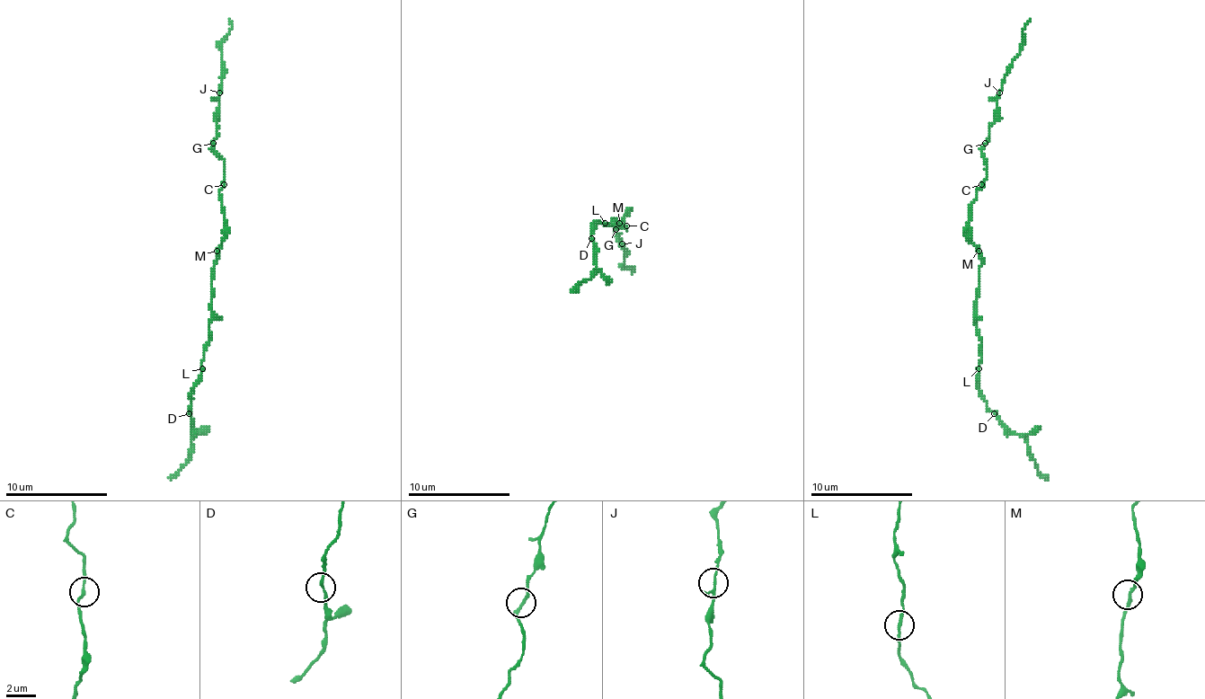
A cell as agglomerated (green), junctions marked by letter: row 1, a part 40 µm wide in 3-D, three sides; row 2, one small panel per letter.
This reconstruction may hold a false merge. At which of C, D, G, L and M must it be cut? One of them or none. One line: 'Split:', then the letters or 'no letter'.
Split: no letter

